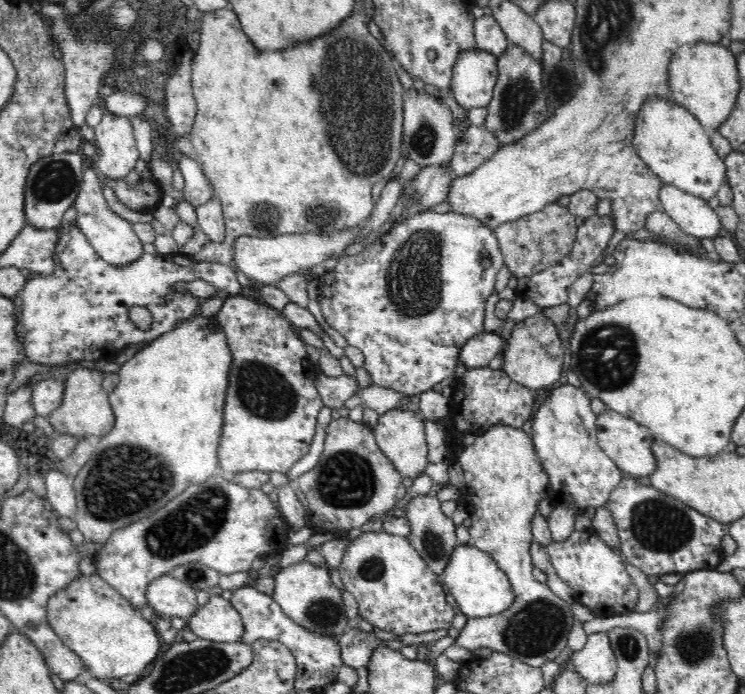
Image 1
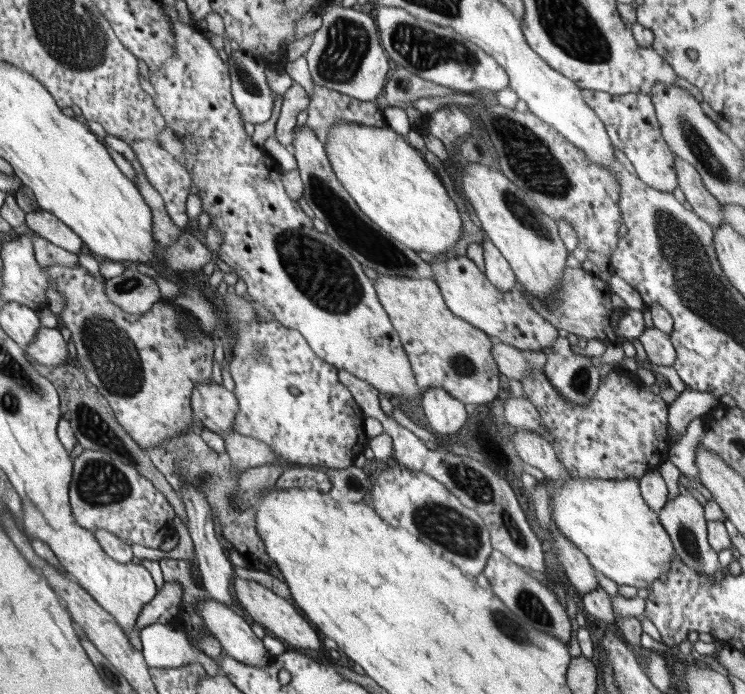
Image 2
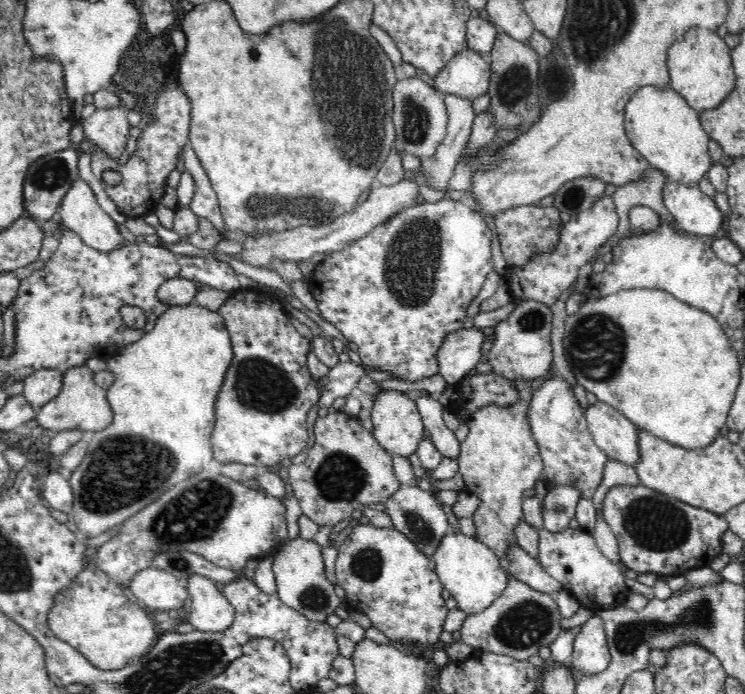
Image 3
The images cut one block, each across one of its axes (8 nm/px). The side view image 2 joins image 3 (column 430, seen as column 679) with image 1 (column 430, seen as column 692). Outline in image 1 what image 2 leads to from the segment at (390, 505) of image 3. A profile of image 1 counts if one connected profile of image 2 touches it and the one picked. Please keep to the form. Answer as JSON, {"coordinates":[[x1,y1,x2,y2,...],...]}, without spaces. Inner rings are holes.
{"coordinates":[[428,494,417,495,404,506,407,510,407,516,404,518,407,518,411,525,411,534,408,537,410,544,420,553,428,568,436,576,443,578,446,564,450,560,450,554,458,546,458,542,456,526,452,518,444,515,444,512,440,509,440,503,437,497,430,497]]}

